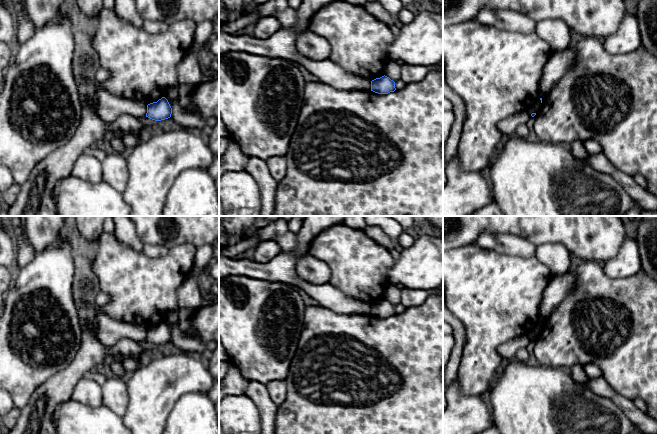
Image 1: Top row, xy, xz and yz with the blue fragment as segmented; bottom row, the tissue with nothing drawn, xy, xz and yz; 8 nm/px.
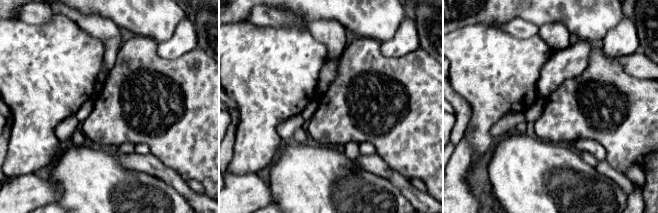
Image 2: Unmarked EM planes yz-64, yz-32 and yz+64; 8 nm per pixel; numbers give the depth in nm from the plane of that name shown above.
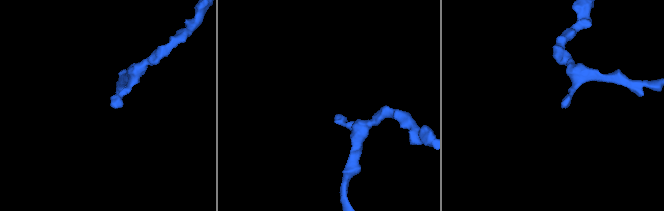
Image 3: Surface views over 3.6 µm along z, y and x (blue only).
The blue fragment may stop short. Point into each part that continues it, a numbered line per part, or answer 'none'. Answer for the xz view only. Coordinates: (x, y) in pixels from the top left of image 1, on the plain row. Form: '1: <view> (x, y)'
none

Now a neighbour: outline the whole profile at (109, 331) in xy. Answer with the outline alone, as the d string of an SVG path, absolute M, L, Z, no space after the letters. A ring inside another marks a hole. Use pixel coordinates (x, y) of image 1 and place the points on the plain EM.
M96 312L93 320L97 337L108 347L125 338L146 341L147 329L142 325L118 321L101 312Z

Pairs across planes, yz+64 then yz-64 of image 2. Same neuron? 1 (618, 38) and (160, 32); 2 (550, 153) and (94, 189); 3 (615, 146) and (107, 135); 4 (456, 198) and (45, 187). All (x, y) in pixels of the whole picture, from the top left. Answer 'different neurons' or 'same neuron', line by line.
1: different neurons
2: same neuron
3: same neuron
4: same neuron

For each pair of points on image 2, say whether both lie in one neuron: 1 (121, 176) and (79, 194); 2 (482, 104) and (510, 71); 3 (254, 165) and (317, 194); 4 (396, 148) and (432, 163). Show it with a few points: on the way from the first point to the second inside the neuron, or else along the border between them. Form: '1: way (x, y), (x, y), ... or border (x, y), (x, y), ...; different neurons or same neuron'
1: way (111, 186), (103, 194), (89, 194); same neuron
2: way (490, 96), (494, 87), (502, 79); same neuron
3: border (282, 145), (276, 158), (269, 165); different neurons
4: way (405, 148), (417, 148), (423, 154); same neuron

